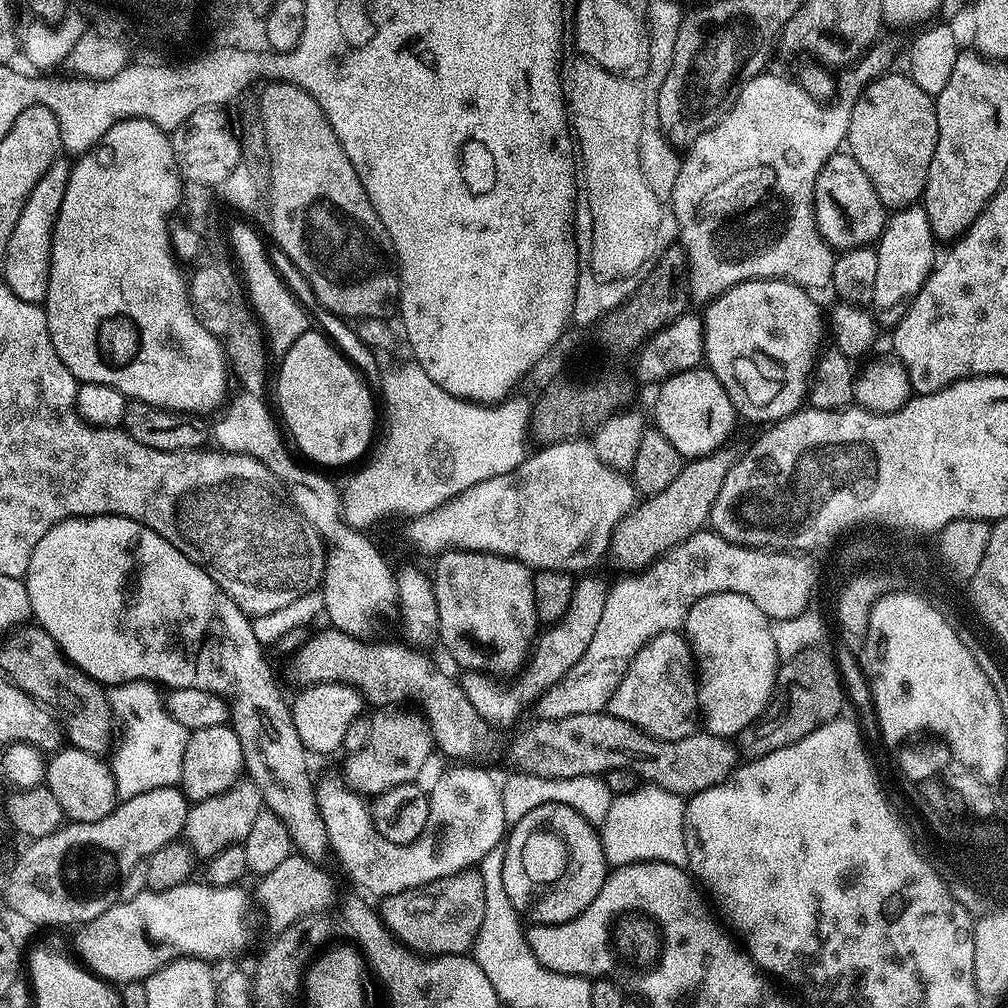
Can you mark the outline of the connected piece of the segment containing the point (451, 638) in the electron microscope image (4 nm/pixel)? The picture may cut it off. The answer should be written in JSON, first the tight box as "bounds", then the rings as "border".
{"bounds":[431,548,538,674],"border":[[[454,548],[435,557],[436,576],[431,577],[436,590],[436,605],[440,619],[439,643],[448,647],[453,658],[464,670],[479,670],[491,674],[504,674],[525,661],[538,632],[532,589],[533,569],[508,556],[495,556],[492,552],[468,552]]]}

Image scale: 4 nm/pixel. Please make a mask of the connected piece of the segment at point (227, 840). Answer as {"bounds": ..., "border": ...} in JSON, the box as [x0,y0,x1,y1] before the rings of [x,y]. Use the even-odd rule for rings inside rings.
{"bounds":[182,778,264,857],"border":[[[241,778],[222,794],[214,794],[214,798],[197,800],[189,807],[182,833],[183,839],[197,857],[213,856],[218,854],[218,850],[225,849],[230,844],[244,842],[250,834],[251,826],[257,821],[259,812],[264,809],[264,799],[256,783],[253,780]],[[215,836],[217,840],[212,841]]]}

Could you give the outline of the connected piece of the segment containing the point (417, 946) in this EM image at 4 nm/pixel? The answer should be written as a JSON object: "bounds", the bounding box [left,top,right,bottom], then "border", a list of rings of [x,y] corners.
{"bounds":[378,870,486,958],"border":[[[476,870],[438,878],[413,891],[383,897],[378,913],[388,932],[416,955],[425,958],[462,956],[471,953],[486,914],[484,879]]]}

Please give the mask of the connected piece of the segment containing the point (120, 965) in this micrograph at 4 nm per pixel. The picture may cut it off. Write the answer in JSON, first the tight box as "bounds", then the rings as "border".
{"bounds":[76,882,252,986],"border":[[[189,882],[174,886],[174,890],[161,892],[147,890],[132,901],[120,900],[110,905],[101,916],[94,917],[92,921],[89,919],[83,925],[85,928],[77,934],[76,948],[81,956],[79,959],[101,980],[123,986],[143,982],[171,960],[183,960],[186,956],[217,962],[216,960],[228,960],[231,956],[242,955],[252,940],[252,900],[248,897],[247,890],[240,884],[214,886],[207,882],[196,883]]]}

